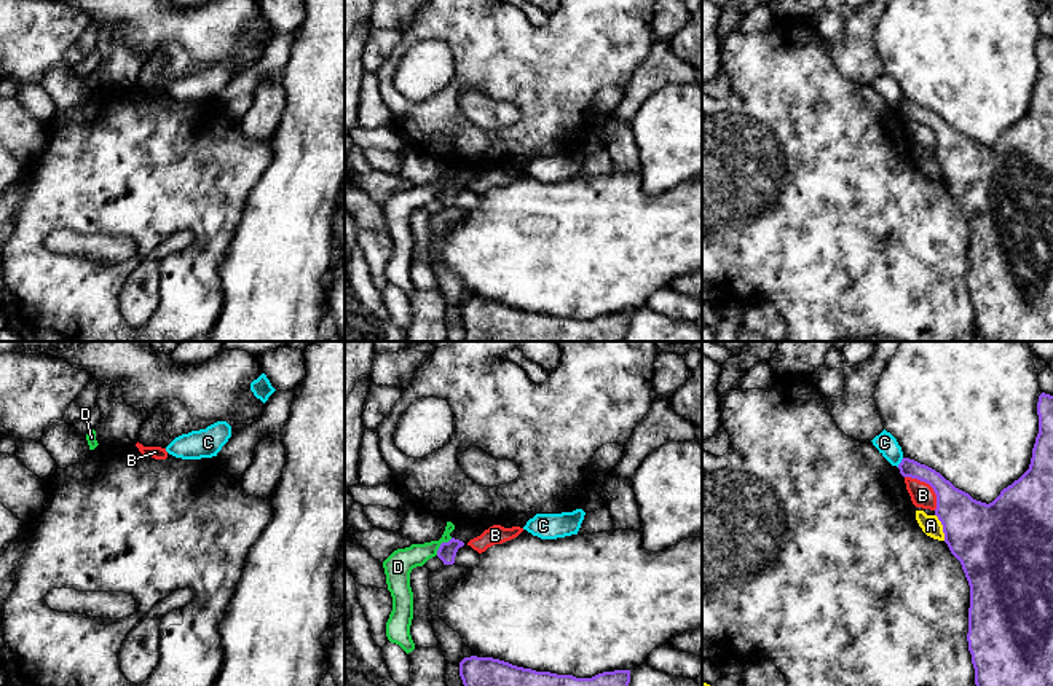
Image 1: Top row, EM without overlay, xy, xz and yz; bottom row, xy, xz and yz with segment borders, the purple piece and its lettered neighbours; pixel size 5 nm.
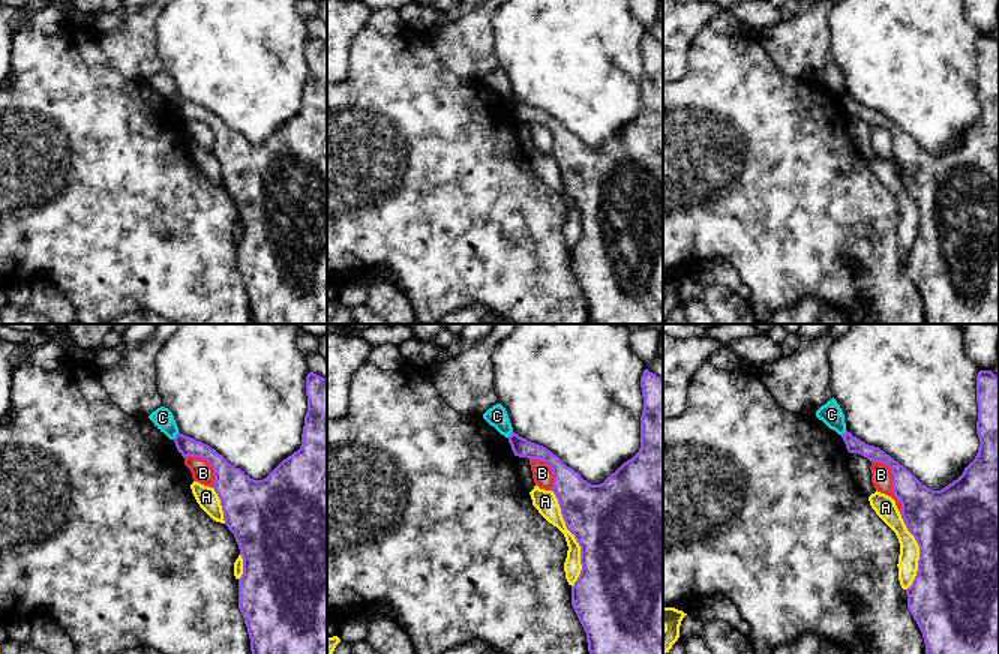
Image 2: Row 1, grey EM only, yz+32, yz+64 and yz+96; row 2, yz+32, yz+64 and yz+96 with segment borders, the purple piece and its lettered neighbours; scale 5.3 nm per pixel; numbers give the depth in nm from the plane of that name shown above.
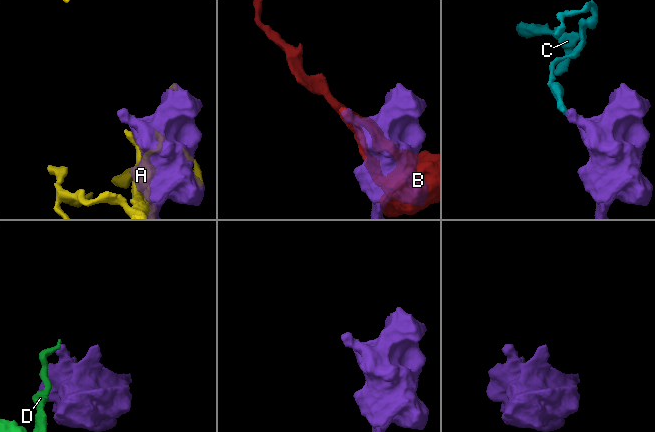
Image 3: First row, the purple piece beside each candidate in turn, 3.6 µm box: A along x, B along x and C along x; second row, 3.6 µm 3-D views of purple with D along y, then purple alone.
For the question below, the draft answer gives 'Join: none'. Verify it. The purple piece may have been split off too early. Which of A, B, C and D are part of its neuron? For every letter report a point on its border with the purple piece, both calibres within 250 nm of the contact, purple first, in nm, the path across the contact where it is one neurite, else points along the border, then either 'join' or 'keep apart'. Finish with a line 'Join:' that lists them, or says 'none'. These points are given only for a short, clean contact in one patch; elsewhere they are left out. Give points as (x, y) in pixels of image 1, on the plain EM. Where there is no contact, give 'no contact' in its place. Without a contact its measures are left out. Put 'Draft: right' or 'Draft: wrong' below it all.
A: contact yz (943, 169); calibres 360 and 100 nm; keep apart
B: contact yz (929, 126); calibres 220 and 120 nm; keep apart
C: contact yz (900, 106); calibres 100 and 100 nm; border yz (903, 101), (897, 109); keep apart
D: contact xz (441, 187); calibres 90 and 140 nm; border xz (452, 181), (444, 184), (436, 197); keep apart
Join: none
Draft: right

